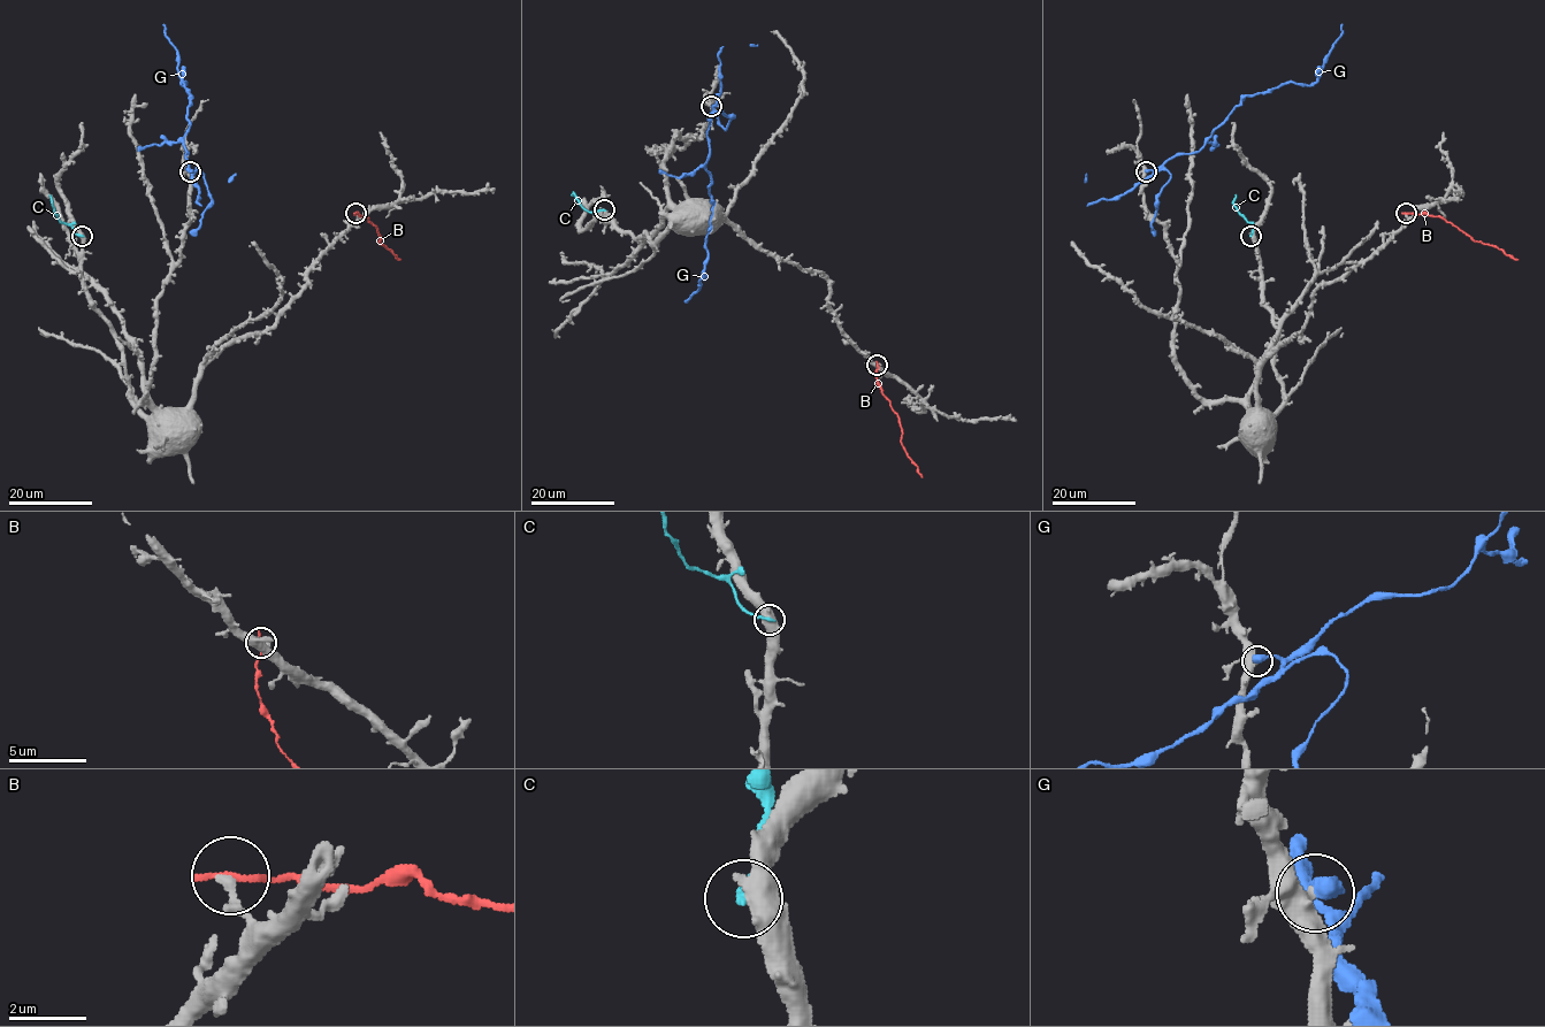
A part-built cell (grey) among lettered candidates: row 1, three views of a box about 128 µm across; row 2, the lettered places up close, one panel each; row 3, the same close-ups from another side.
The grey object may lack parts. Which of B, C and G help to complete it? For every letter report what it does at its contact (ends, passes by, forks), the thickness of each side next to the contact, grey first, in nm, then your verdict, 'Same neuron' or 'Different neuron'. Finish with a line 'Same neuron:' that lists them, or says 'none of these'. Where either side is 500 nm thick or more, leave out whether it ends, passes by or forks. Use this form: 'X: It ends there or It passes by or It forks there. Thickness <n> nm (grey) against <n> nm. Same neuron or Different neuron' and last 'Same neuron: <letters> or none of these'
B: It ends there. Thickness 240 nm (grey) against 190 nm. Different neuron
C: Thickness 550 nm (grey) against 190 nm. Different neuron
G: It ends there. Thickness 400 nm (grey) against 480 nm. Same neuron
Same neuron: G

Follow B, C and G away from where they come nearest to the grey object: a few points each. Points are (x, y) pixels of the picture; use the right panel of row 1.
B: (1406, 213), (1440, 216), (1474, 240), (1497, 246), (1517, 259)
C: (1251, 236), (1253, 225), (1233, 204), (1236, 194)
G: (1147, 171), (1159, 169), (1176, 155), (1197, 153), (1247, 96), (1269, 92), (1291, 82), (1313, 85), (1343, 24)

